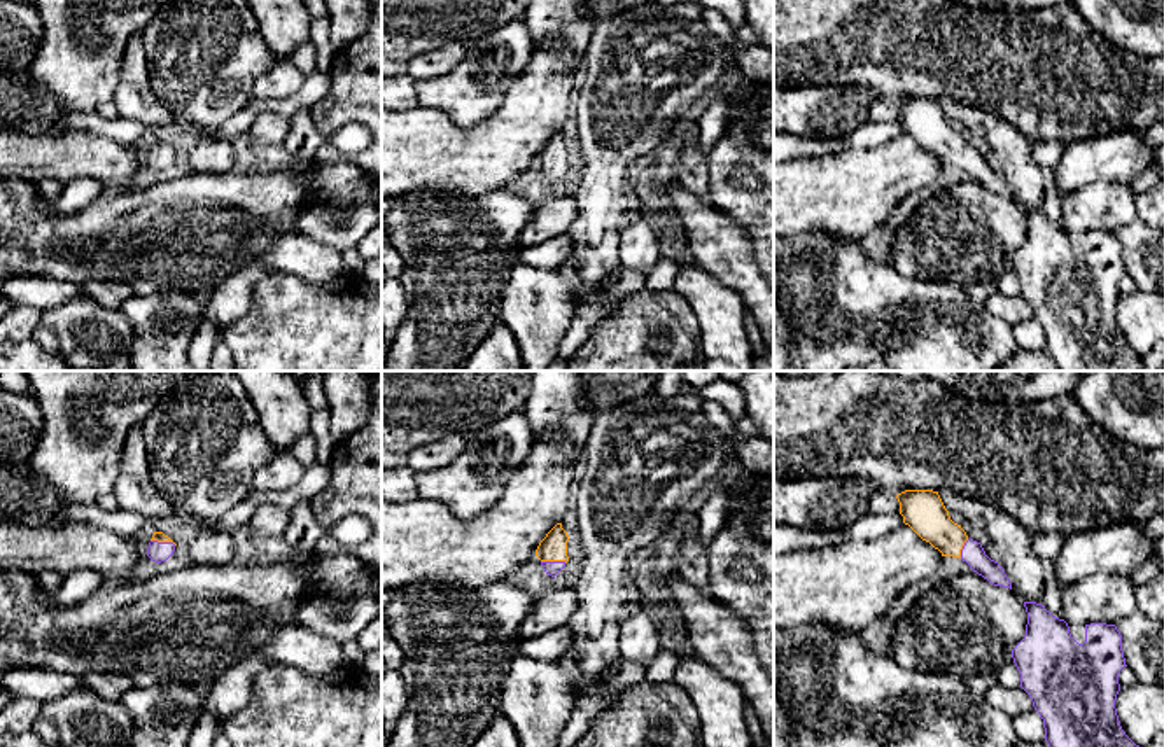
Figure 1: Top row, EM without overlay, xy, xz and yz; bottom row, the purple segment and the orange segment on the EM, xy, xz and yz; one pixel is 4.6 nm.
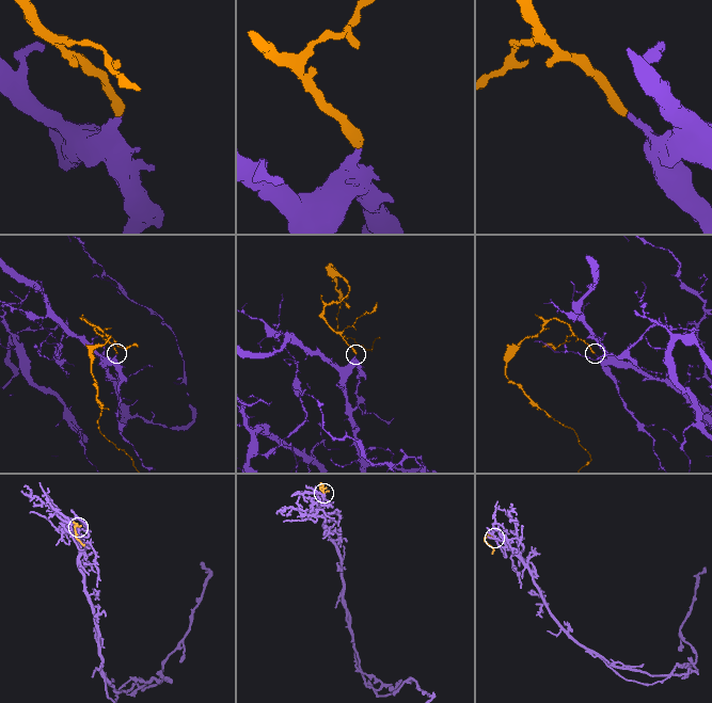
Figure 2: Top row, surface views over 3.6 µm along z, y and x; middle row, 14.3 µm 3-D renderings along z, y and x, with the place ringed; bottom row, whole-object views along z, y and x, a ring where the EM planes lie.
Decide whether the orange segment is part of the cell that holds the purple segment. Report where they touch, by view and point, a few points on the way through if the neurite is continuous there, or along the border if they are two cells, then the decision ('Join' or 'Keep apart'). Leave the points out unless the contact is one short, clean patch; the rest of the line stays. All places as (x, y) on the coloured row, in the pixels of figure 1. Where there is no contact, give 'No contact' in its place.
Touches purple at xz (553, 562). Path across: xz (552, 569), (553, 562), (553, 548). Join

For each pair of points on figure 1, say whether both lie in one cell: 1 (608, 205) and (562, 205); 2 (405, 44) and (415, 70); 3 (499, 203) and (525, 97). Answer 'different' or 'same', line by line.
1: different
2: different
3: different

